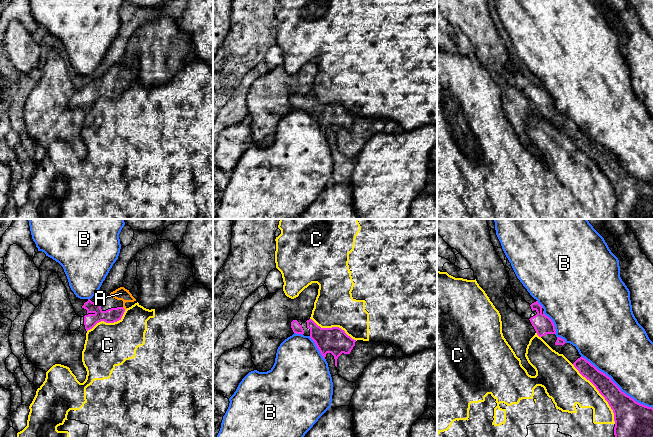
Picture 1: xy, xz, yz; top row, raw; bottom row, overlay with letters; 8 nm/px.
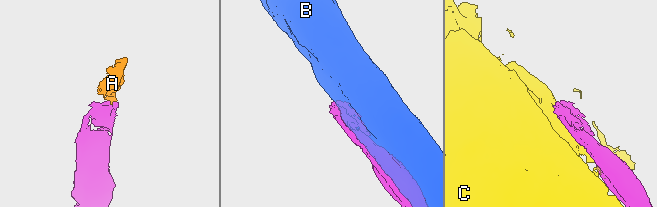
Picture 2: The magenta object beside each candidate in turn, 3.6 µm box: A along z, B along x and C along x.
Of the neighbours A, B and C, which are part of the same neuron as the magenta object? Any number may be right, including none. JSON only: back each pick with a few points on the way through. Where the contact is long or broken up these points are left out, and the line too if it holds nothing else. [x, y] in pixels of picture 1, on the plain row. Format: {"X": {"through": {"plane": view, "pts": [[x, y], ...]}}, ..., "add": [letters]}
{"A": {"through": {"plane": "xy", "pts": [[112, 91], [123, 84], [124, 72], [121, 69]]}}, "add": ["A"]}

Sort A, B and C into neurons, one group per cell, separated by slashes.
A / B / C

